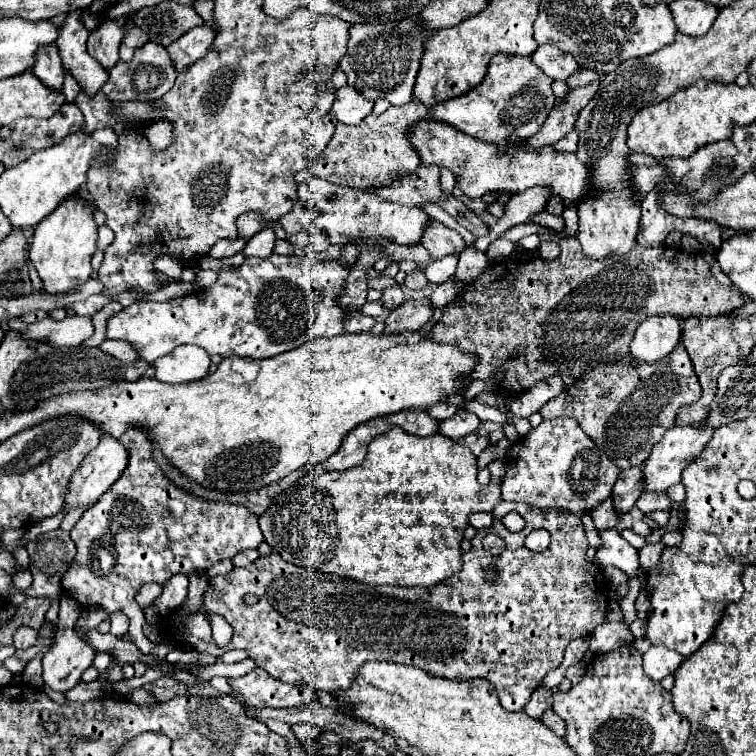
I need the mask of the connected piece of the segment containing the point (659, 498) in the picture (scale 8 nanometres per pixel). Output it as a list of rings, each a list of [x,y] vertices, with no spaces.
[[[644,491],[636,503],[636,507],[644,513],[662,509],[662,511],[670,511],[672,509],[672,499],[666,493],[656,491]]]

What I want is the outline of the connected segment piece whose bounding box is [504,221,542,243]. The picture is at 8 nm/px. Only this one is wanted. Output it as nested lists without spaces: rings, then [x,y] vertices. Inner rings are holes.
[[[528,221],[528,223],[514,225],[514,227],[506,231],[504,237],[512,241],[512,243],[518,243],[520,239],[524,239],[524,237],[528,237],[528,235],[532,235],[532,233],[542,233],[542,227],[538,227],[536,223]]]

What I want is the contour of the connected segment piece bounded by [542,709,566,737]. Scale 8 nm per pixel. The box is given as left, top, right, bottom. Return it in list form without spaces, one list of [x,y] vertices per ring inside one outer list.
[[[546,709],[546,711],[544,711],[544,715],[542,715],[542,723],[544,723],[548,729],[552,729],[556,735],[564,737],[564,733],[566,733],[564,721],[562,721],[552,709]]]

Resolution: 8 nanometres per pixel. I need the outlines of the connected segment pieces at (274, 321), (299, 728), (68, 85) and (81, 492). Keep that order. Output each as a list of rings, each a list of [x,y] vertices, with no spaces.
[[[356,243],[342,245],[342,255],[330,261],[318,261],[316,257],[298,257],[298,255],[276,255],[260,259],[246,257],[238,267],[224,267],[218,271],[218,279],[212,287],[204,291],[196,291],[192,295],[170,299],[164,303],[158,301],[138,301],[124,307],[120,313],[112,315],[106,321],[106,337],[108,339],[124,339],[130,341],[140,359],[154,363],[154,359],[168,355],[174,347],[184,343],[194,343],[206,349],[208,355],[222,357],[250,357],[250,359],[268,359],[290,349],[296,349],[308,343],[314,337],[334,337],[344,333],[344,311],[338,305],[338,297],[344,289],[346,277],[352,269],[352,263],[358,259],[360,249]]]
[[[302,723],[302,725],[294,725],[292,731],[298,735],[298,739],[304,743],[304,741],[314,741],[316,737],[322,735],[322,729],[316,727],[316,725],[308,725],[308,723]]]
[[[66,71],[64,73],[64,85],[62,85],[62,93],[66,95],[66,101],[68,103],[72,103],[74,99],[76,99],[76,95],[78,95],[78,85],[76,85],[76,79]]]
[[[102,437],[98,447],[92,449],[92,453],[86,455],[86,459],[80,463],[80,467],[76,469],[76,473],[70,477],[70,483],[68,483],[68,493],[64,495],[64,507],[62,507],[62,513],[68,513],[72,509],[78,509],[78,507],[92,507],[108,489],[110,485],[122,475],[122,471],[126,469],[128,465],[128,453],[126,449],[120,445],[118,439],[114,437]]]

